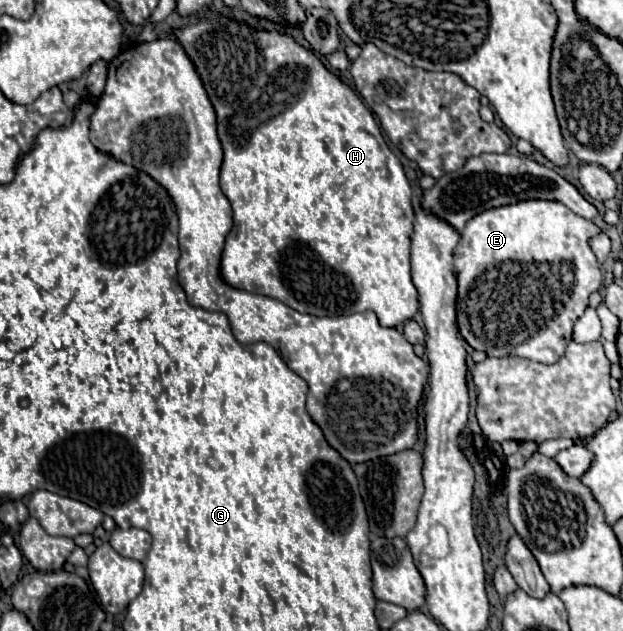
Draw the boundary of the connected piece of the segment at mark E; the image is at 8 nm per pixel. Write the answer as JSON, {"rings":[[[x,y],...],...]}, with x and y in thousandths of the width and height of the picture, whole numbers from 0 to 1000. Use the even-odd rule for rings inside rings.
{"rings":[[[839,317],[759,342],[740,368],[727,415],[737,447],[734,510],[750,545],[782,558],[782,564],[843,564],[875,577],[897,571],[917,539],[923,507],[945,485],[945,466],[968,450],[958,409],[945,390],[949,374],[961,368],[958,355],[884,317]]]}

